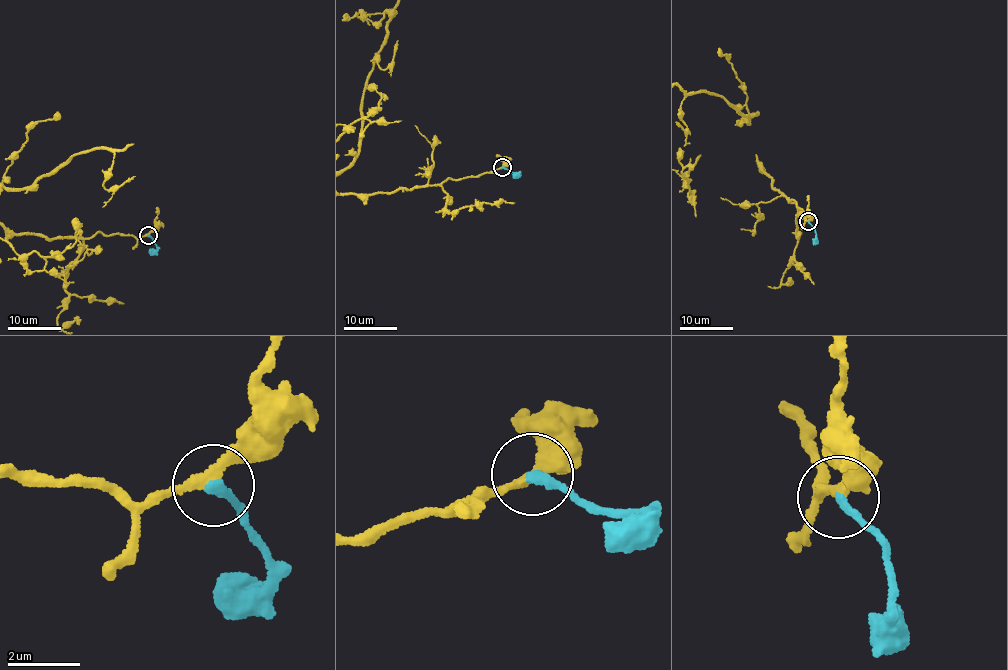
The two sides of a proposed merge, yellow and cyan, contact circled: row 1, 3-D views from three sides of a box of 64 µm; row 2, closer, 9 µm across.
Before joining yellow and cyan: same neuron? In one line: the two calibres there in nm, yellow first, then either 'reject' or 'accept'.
240 nm thick on the yellow side, 260 nm on the other; accept

